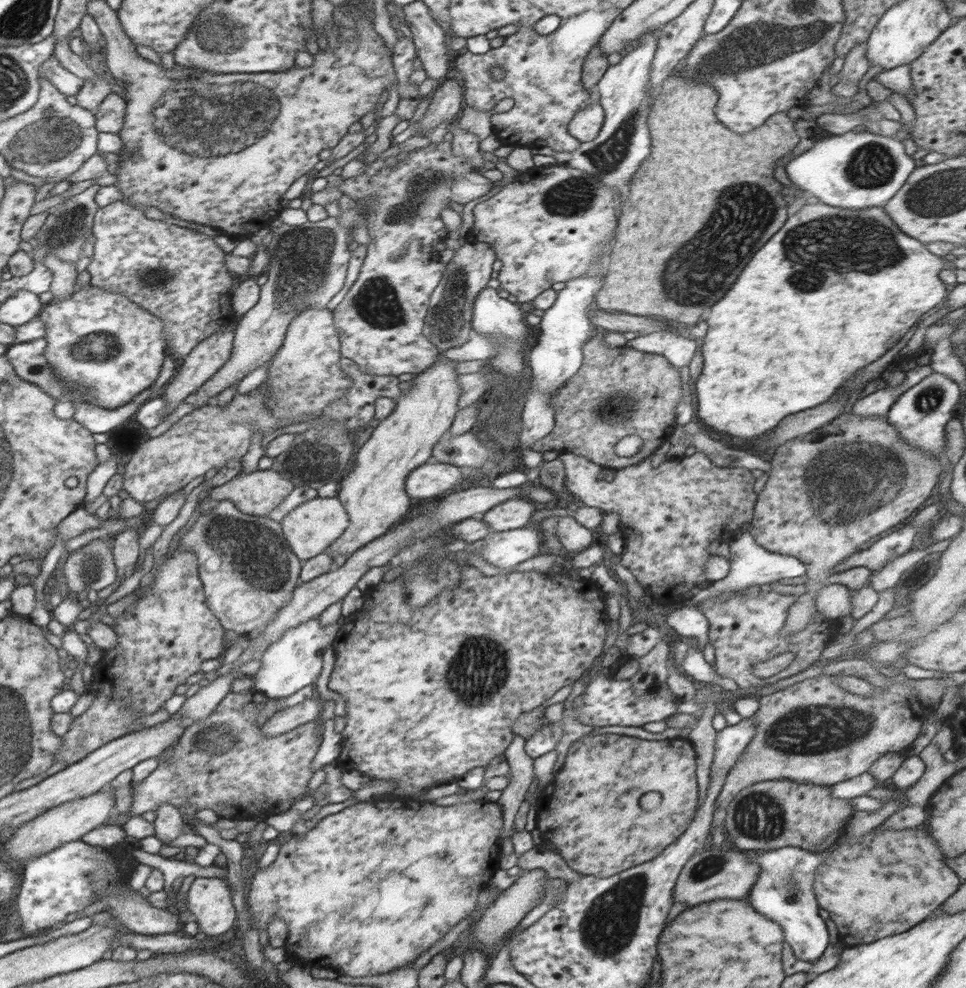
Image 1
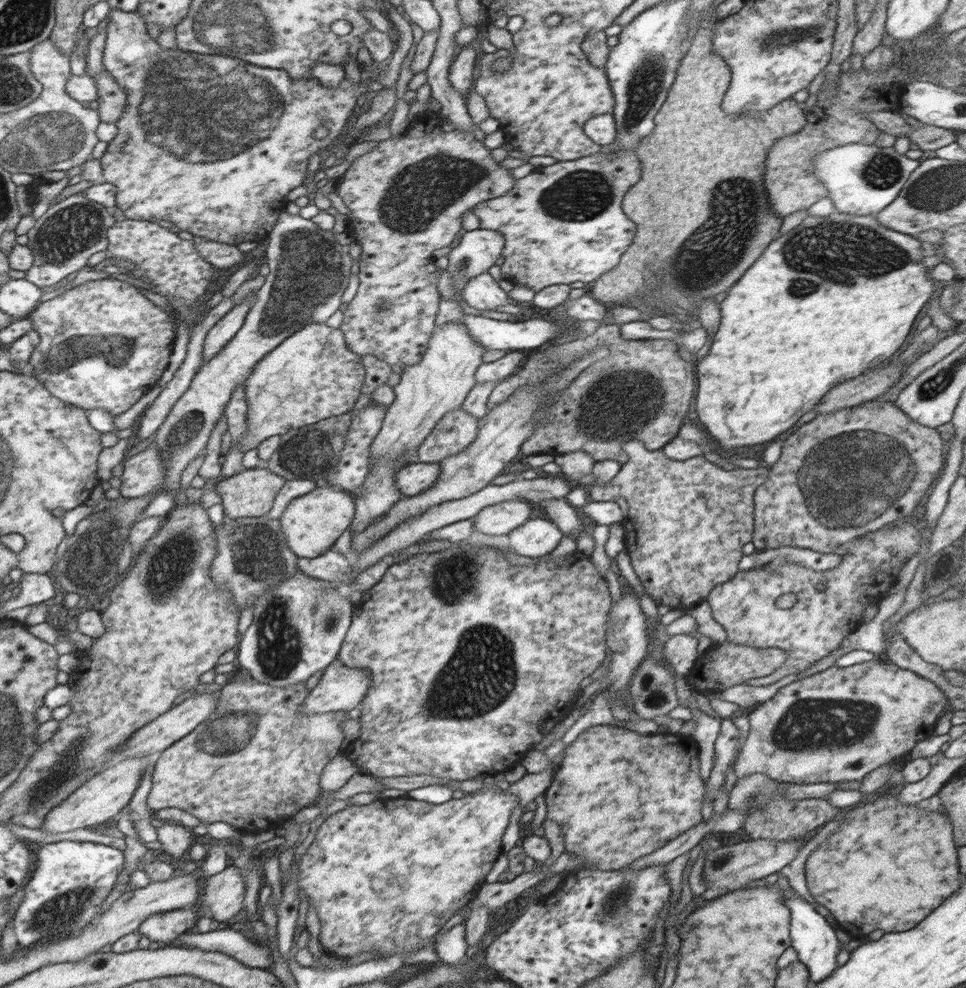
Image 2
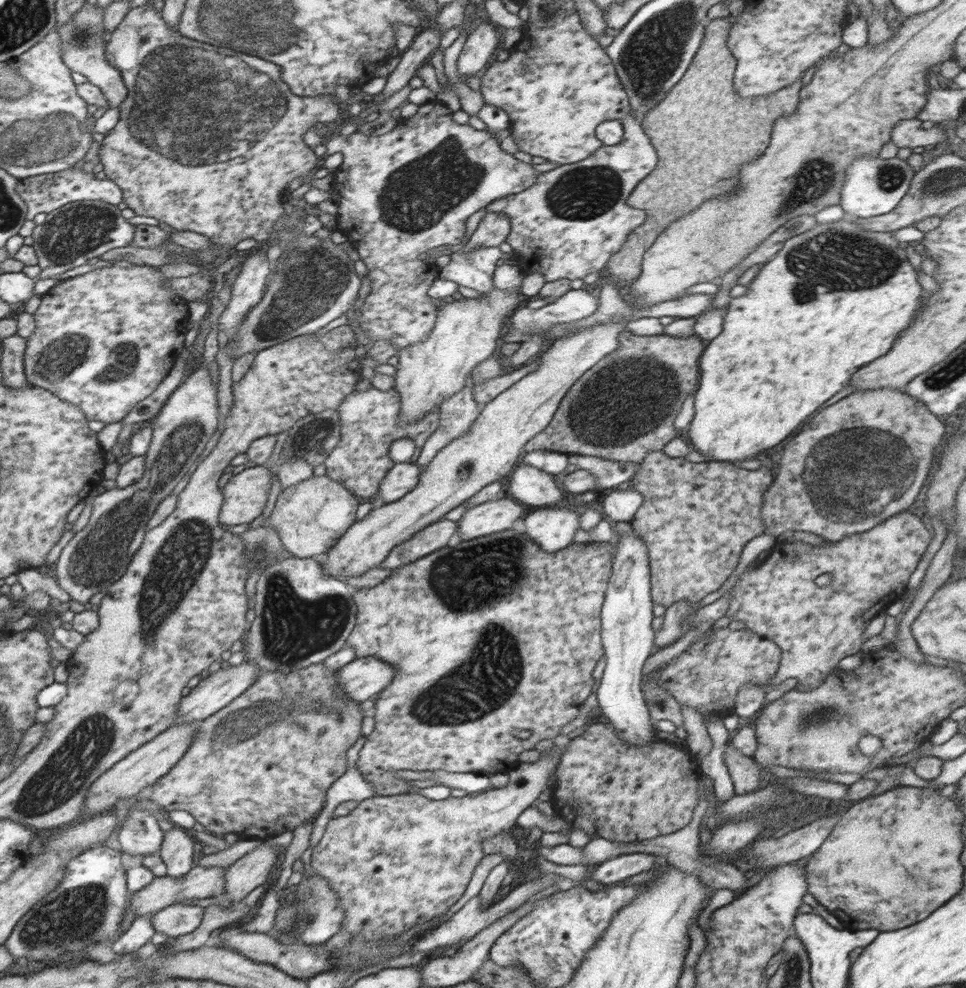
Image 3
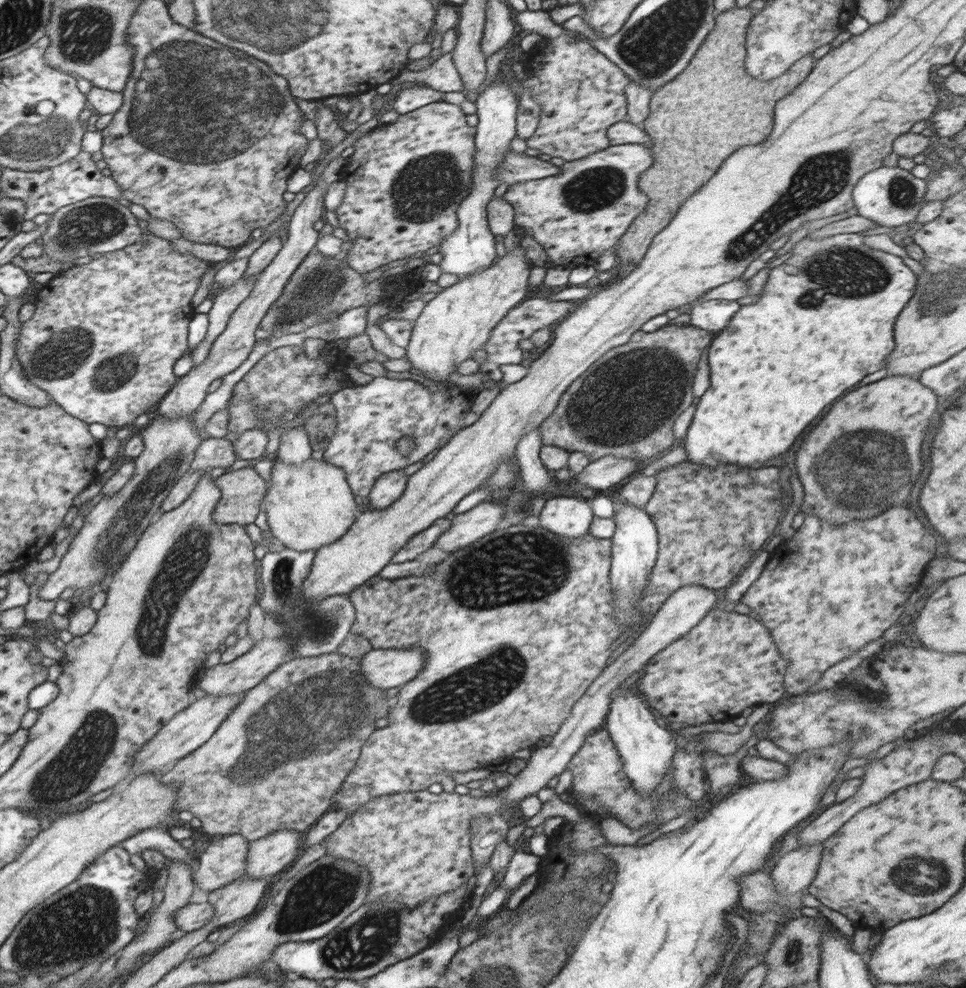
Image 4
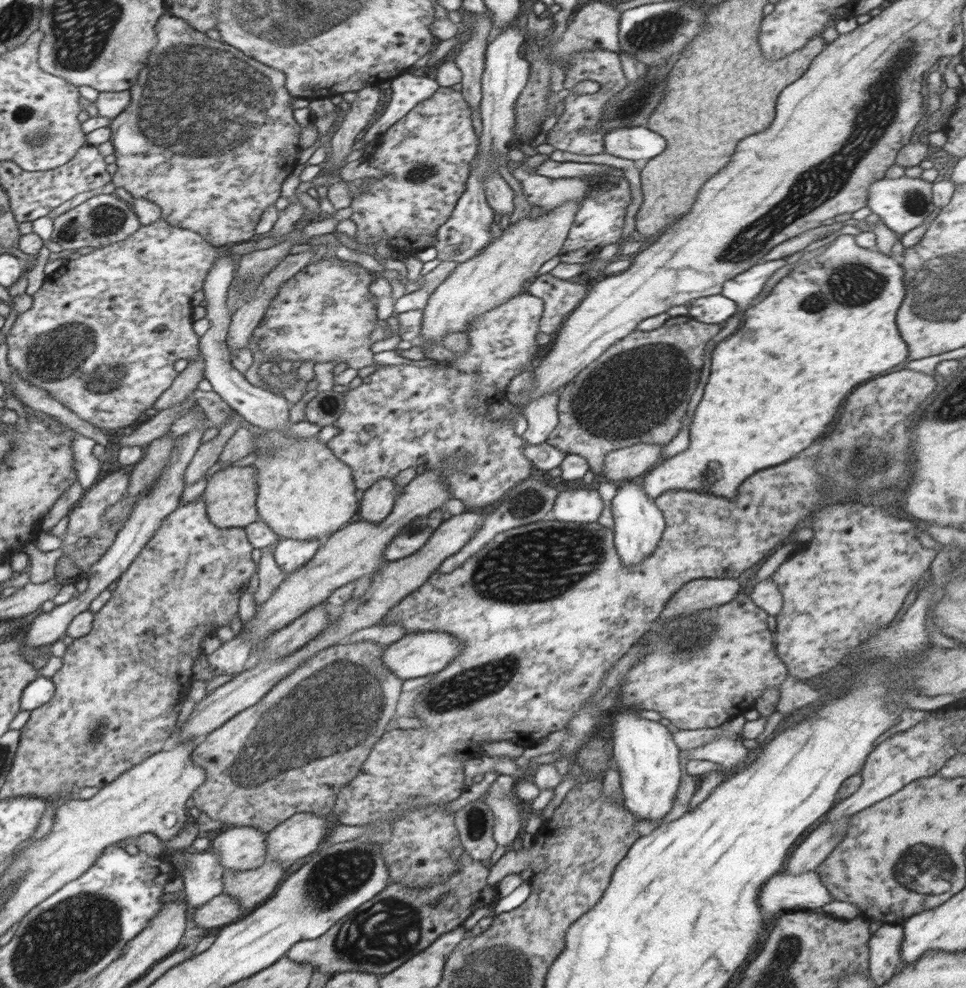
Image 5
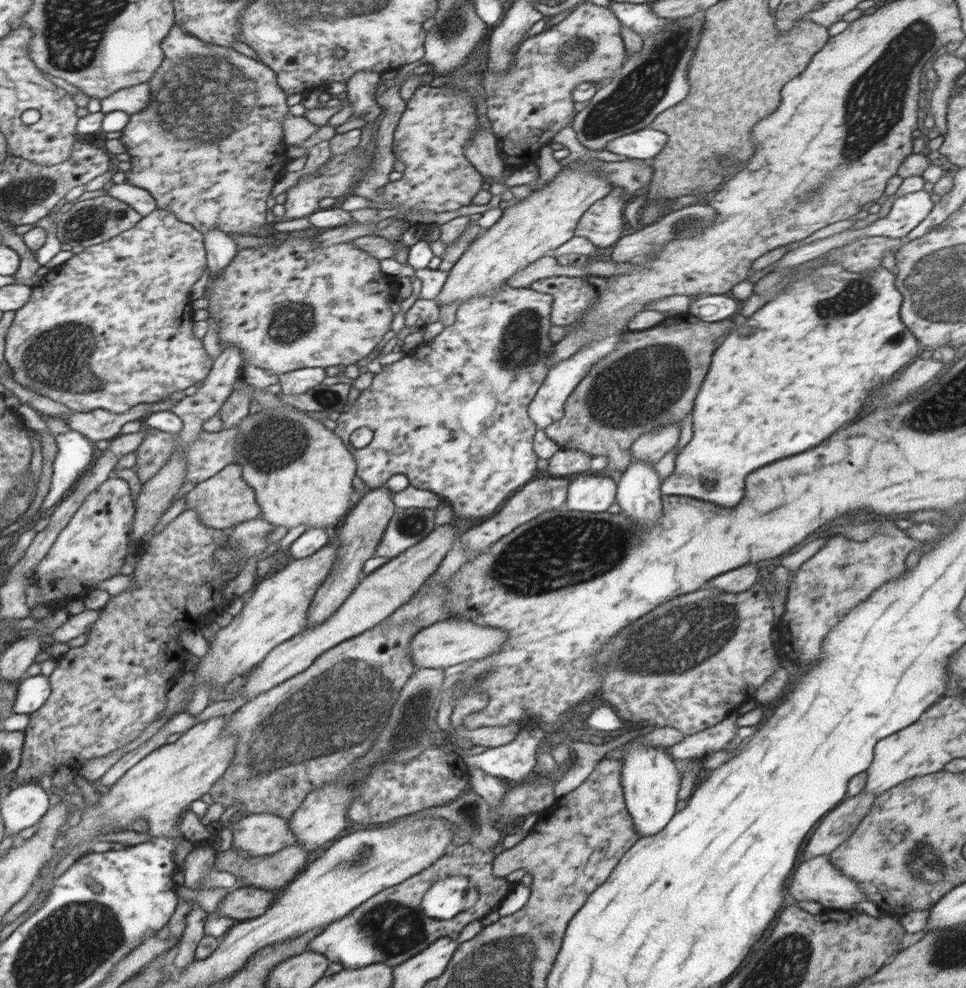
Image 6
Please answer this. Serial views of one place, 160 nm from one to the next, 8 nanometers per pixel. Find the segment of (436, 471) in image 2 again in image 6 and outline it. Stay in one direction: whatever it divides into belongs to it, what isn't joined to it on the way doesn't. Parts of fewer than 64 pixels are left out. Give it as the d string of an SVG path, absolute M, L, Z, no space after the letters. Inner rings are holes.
M378 487L368 491L345 516L344 526L340 528L336 544L338 544L339 554L332 567L328 578L320 585L316 591L307 612L307 626L314 626L319 622L324 622L329 616L332 616L340 605L350 596L360 582L360 575L364 568L364 562L368 560L375 552L388 527L389 520L395 511L395 502L393 494L384 487Z

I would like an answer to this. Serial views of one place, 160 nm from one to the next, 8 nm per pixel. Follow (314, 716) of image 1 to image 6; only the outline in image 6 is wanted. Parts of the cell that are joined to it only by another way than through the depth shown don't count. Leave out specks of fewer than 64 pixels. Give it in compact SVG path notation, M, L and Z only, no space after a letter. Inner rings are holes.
M448 618L435 622L430 626L420 629L409 644L409 653L415 668L448 668L456 666L467 660L477 661L480 658L498 652L504 638L505 630L474 624L470 620Z

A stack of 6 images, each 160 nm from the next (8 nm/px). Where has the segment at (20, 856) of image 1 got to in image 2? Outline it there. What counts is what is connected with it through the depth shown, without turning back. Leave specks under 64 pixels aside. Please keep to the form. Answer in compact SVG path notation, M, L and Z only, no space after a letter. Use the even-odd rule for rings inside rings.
M158 753L153 756L135 756L135 758L126 758L115 765L104 767L102 771L94 774L70 796L67 796L62 803L51 808L41 830L50 834L60 834L60 832L72 832L78 828L90 828L90 826L95 827L96 824L108 822L112 816L116 816L122 808L127 806L142 775L150 766L154 767L158 756Z

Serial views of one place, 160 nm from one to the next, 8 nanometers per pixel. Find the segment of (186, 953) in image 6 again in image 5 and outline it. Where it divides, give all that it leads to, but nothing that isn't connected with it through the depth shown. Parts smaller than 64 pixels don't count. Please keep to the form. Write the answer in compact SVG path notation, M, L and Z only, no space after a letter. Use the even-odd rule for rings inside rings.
M178 850L177 854L168 857L175 868L183 866L184 874L178 878L178 884L186 893L187 928L194 928L192 916L196 908L210 902L212 898L224 892L225 869L219 864L217 854L213 850L193 852Z

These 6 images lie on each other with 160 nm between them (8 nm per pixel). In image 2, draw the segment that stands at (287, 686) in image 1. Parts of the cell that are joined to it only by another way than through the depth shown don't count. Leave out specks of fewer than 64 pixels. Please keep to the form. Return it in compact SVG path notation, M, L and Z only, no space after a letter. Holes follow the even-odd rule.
M303 572L295 574L279 582L256 600L257 603L253 607L253 621L240 636L240 643L236 646L238 666L246 668L256 683L278 688L307 683L310 677L337 659L351 625L355 604L344 598L343 589L336 589L325 584L324 580L312 578Z

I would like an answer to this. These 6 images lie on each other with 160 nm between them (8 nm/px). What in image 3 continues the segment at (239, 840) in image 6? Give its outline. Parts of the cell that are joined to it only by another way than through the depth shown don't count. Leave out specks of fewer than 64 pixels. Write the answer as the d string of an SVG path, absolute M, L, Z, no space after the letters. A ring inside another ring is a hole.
M200 865L190 869L182 880L176 880L170 876L156 877L148 887L132 892L130 898L130 911L136 913L136 917L144 915L154 915L165 907L181 903L192 902L194 899L202 900L206 898L222 897L226 888L226 868L220 866L200 867Z

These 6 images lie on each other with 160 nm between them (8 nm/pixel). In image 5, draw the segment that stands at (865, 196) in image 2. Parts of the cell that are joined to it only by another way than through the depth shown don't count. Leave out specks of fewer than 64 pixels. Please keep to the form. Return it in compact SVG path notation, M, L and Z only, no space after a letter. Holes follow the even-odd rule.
M906 175L900 178L884 177L872 183L867 190L868 208L878 214L890 230L898 234L906 234L909 230L922 225L926 218L936 212L933 202L933 183L919 178L911 178Z

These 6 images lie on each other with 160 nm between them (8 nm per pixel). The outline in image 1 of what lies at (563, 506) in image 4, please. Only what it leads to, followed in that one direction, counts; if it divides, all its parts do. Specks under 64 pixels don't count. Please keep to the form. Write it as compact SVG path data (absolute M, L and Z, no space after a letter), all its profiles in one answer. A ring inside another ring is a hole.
M522 528L506 532L492 532L486 544L477 551L482 558L502 570L511 570L520 562L542 553L540 528Z

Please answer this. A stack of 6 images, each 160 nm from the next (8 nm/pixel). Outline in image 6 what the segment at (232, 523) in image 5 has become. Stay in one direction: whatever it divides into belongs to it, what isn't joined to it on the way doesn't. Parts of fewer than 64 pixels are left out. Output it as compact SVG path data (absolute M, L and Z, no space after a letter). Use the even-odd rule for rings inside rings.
M235 462L226 466L214 477L198 483L185 495L187 509L197 512L202 526L216 530L228 530L241 522L257 518L261 514L255 499L255 490L243 480L240 464Z

